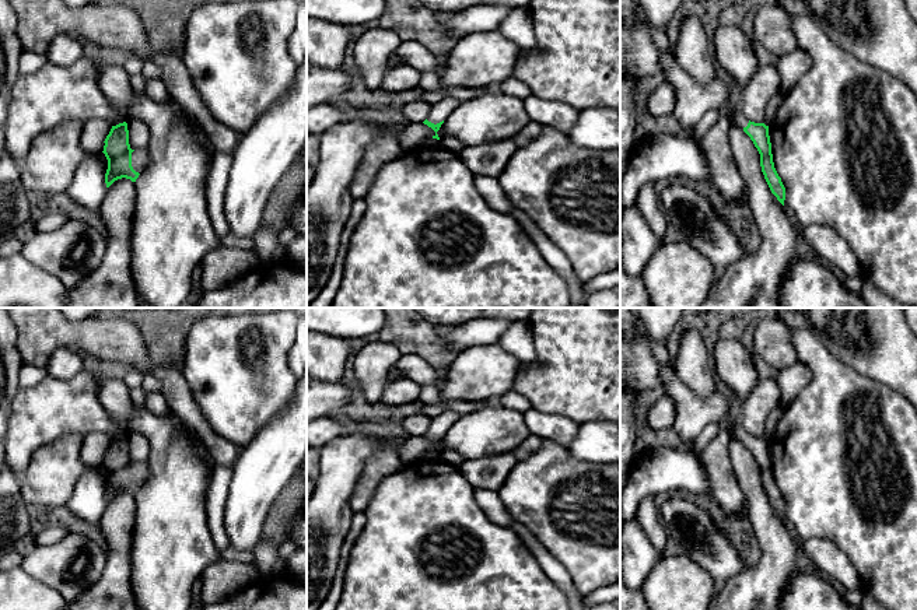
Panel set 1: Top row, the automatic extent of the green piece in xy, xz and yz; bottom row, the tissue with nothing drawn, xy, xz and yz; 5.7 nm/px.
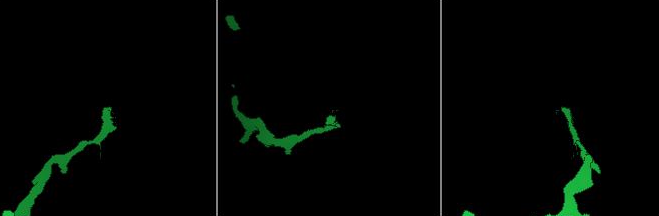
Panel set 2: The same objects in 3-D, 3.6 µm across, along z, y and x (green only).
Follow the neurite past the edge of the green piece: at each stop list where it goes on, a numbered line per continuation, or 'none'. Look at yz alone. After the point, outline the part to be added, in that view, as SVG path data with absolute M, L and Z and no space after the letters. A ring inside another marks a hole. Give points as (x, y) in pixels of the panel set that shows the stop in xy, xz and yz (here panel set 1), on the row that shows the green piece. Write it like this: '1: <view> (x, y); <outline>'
1: yz (735, 116); M739 108L732 109L728 115L725 115L725 118L729 120L729 123L735 123L741 129L746 127L749 123Z

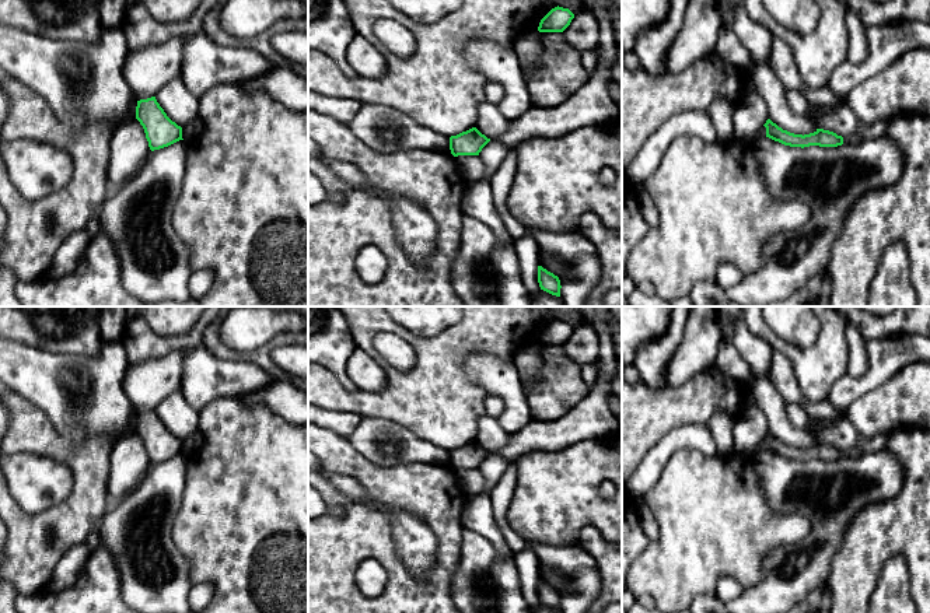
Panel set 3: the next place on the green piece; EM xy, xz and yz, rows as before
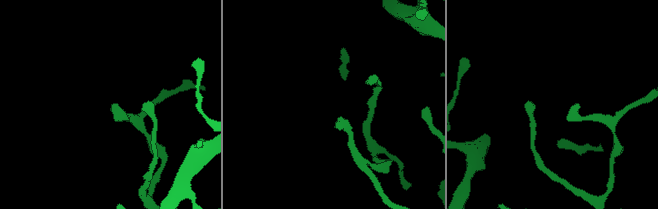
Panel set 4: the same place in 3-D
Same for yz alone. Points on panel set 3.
none

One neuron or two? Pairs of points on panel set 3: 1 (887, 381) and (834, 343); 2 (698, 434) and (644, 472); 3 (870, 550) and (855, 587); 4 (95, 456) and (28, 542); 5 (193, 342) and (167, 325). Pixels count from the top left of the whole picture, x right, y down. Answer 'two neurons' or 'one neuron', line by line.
1: two neurons
2: one neuron
3: one neuron
4: one neuron
5: two neurons

